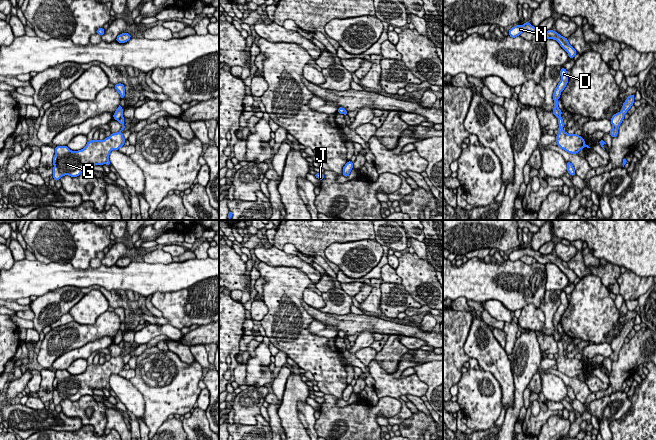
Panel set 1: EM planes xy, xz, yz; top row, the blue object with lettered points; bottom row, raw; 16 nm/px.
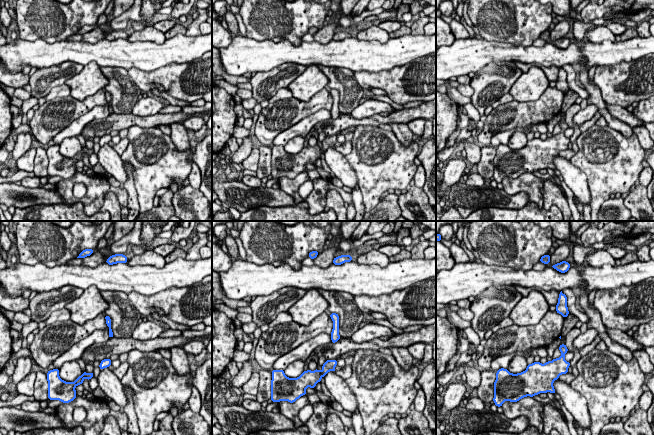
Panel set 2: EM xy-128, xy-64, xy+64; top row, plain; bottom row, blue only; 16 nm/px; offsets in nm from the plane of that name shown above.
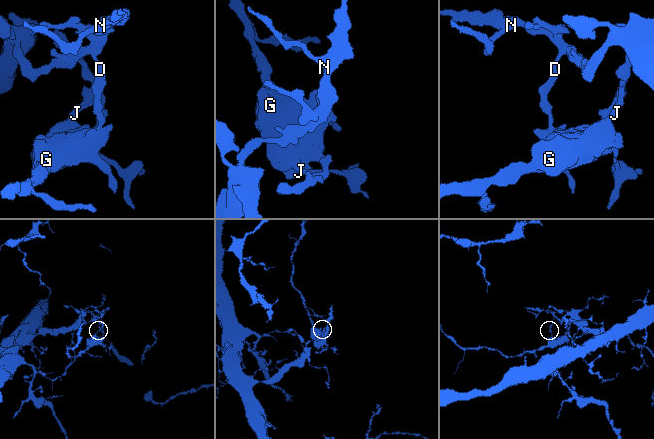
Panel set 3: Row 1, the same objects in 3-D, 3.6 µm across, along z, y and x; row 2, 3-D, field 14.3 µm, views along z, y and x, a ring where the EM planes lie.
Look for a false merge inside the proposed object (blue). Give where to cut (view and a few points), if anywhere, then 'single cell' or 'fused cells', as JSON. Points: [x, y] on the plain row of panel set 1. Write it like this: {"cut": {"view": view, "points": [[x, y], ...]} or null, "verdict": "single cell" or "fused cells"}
{"cut": {"view": "xy", "points": [[122, 340], [117, 344]]}, "verdict": "fused cells"}

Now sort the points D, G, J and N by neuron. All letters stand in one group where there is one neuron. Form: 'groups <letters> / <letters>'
groups D N / G J

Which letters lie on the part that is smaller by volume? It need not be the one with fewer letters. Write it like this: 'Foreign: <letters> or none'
Foreign: G, J

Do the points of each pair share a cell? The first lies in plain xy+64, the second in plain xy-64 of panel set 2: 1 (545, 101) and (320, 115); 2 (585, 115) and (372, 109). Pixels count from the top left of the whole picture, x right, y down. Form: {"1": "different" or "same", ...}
{"1": "different", "2": "same"}

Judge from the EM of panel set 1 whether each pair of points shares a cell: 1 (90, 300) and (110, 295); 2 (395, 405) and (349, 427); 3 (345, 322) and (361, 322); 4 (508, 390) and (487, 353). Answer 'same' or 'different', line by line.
1: different
2: same
3: same
4: same

